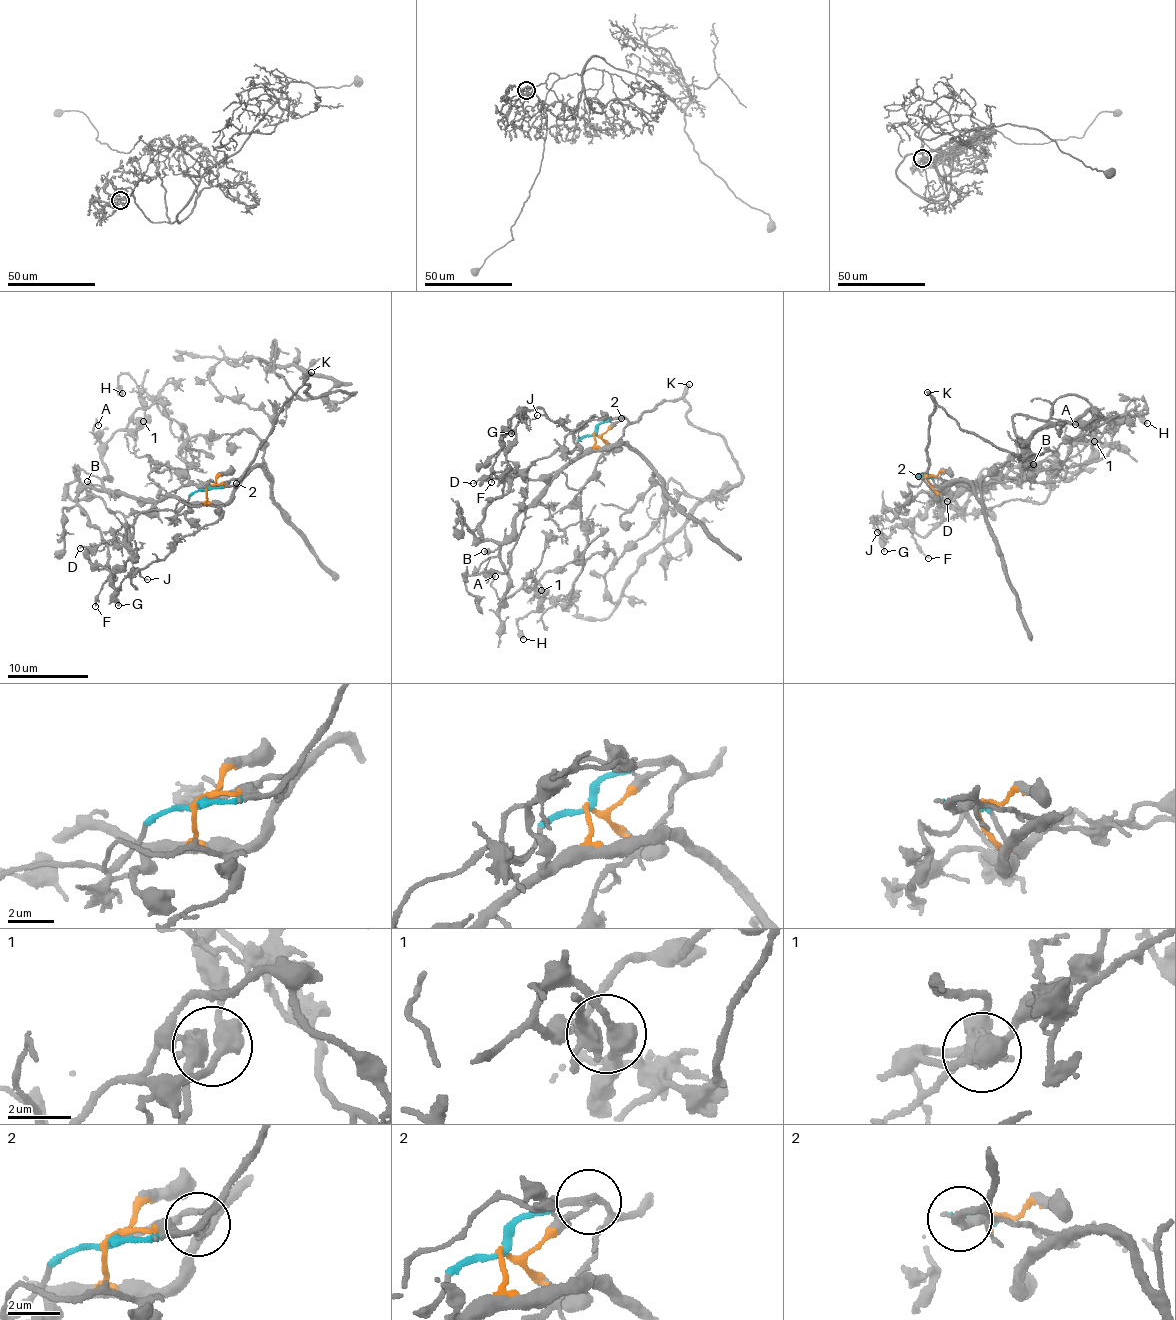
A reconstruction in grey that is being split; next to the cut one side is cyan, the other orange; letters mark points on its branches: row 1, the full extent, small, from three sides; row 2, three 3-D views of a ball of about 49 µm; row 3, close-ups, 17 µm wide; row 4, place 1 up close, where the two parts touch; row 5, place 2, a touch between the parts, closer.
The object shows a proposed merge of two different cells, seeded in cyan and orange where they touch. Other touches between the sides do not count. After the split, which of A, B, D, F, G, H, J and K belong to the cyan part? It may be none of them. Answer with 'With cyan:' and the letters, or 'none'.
With cyan: D, J, K

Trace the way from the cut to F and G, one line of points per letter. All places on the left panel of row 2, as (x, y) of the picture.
F: (207, 489), (207, 498), (188, 504), (83, 487), (78, 503), (108, 546), (116, 576), (103, 584), (96, 606)
G: (207, 489), (207, 498), (188, 504), (164, 496), (156, 501), (83, 487), (78, 503), (108, 546), (119, 604)

